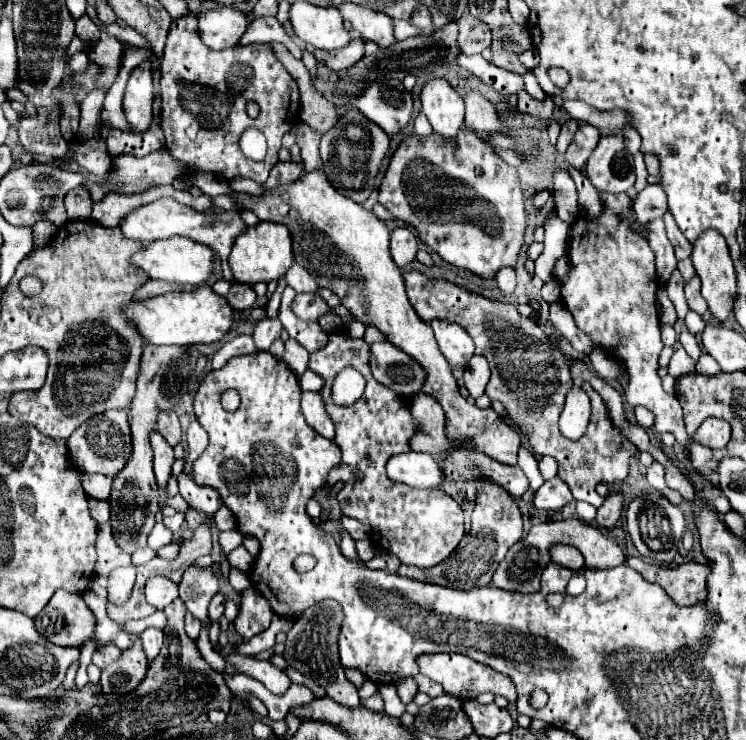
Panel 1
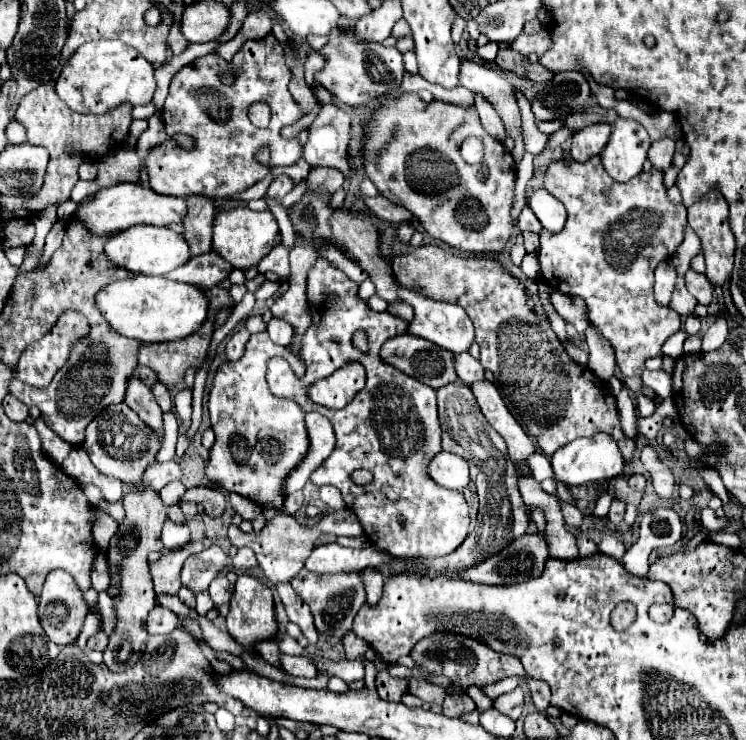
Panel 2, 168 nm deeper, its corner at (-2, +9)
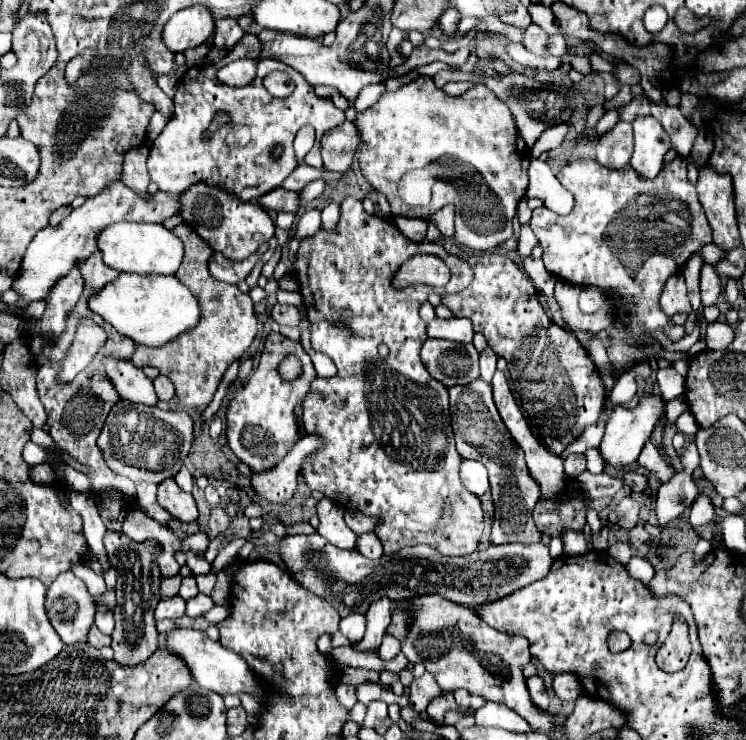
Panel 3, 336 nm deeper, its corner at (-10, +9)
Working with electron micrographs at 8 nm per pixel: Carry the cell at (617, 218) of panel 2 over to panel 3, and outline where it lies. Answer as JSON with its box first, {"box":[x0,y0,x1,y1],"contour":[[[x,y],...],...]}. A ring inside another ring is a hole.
{"box":[529,156,711,344],"contour":[[[679,156],[667,162],[661,174],[651,180],[639,176],[635,170],[631,170],[631,166],[609,170],[599,166],[593,158],[581,158],[563,166],[557,174],[557,180],[575,196],[573,212],[558,216],[542,206],[532,212],[529,222],[539,244],[543,246],[545,268],[559,280],[615,292],[621,302],[619,312],[625,318],[625,328],[639,344],[645,344],[649,340],[649,330],[655,328],[663,328],[673,340],[685,336],[683,326],[669,328],[669,316],[665,316],[665,312],[659,308],[659,296],[665,280],[677,274],[693,252],[711,242],[711,226],[703,214],[703,206],[699,206],[695,186],[687,178],[687,160]],[[639,324],[645,324],[647,330],[641,330]]]}

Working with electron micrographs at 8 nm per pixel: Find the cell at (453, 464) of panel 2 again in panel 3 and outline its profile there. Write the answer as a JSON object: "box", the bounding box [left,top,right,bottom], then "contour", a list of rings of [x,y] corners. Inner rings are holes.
{"box":[461,460,491,496],"contour":[[[463,460],[461,464],[461,480],[469,492],[475,496],[483,496],[491,490],[487,468],[479,460]]]}

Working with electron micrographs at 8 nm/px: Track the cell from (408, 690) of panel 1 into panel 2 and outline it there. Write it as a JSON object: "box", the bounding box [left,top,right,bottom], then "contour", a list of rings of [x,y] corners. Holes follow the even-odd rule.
{"box":[407,678,445,704],"contour":[[[407,678],[409,682],[409,692],[419,696],[423,702],[429,702],[429,704],[441,704],[445,700],[445,690],[443,688],[437,688],[429,682],[423,682],[423,680],[415,680],[415,678]]]}

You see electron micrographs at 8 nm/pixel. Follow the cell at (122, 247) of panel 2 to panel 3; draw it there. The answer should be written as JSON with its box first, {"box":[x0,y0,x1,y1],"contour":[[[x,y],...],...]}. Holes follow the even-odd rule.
{"box":[97,222,183,274],"contour":[[[119,222],[115,226],[107,226],[107,230],[99,234],[97,250],[103,254],[103,262],[109,268],[133,274],[175,274],[183,260],[181,240],[163,224]]]}

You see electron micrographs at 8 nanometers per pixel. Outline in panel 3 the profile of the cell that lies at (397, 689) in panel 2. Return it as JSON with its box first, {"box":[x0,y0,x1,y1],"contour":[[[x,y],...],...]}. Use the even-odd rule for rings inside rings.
{"box":[409,674,443,712],"contour":[[[423,674],[423,676],[415,678],[413,684],[409,686],[409,690],[411,690],[409,704],[411,704],[411,708],[415,712],[425,712],[427,704],[433,698],[437,698],[437,696],[443,694],[443,690],[439,688],[439,684],[435,682],[435,676],[431,676],[431,674]]]}

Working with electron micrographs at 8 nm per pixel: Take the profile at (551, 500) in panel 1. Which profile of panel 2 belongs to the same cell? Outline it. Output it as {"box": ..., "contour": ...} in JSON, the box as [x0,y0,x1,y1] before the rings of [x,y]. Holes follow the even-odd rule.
{"box":[551,434,623,488],"contour":[[[595,434],[591,438],[577,438],[575,442],[569,442],[561,450],[557,450],[551,458],[551,466],[553,466],[553,480],[573,488],[573,486],[581,486],[587,482],[609,480],[609,478],[621,474],[623,472],[623,456],[611,436]]]}

